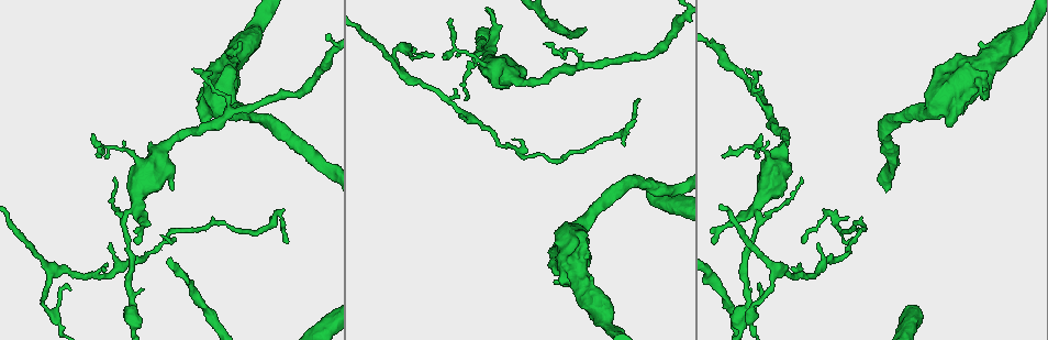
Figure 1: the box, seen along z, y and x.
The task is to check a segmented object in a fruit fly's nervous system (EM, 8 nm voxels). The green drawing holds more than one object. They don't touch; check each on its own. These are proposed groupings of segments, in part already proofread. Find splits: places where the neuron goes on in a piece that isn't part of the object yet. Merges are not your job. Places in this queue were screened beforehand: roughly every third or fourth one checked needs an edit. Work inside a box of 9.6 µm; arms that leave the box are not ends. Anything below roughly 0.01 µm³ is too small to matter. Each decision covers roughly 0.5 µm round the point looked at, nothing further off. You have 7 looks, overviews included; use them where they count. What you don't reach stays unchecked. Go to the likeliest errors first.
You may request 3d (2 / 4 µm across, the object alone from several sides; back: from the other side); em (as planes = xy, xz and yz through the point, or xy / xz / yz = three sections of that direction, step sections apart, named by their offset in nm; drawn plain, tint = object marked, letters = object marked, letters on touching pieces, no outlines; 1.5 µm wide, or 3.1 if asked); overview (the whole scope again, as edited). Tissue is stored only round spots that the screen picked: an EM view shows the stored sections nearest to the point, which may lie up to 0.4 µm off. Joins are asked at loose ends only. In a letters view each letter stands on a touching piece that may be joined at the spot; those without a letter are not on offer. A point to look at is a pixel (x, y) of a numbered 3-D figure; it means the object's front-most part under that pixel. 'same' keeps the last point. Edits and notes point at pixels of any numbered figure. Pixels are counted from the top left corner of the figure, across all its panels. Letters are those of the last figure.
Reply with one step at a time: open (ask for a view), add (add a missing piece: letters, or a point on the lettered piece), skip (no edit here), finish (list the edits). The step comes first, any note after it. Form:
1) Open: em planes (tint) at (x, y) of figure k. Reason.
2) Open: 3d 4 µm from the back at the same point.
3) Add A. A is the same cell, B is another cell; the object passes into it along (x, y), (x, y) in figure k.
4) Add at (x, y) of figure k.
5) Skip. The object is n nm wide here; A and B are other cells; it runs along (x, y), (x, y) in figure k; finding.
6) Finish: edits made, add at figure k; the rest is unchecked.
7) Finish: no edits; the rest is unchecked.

Open: em planes (letters) at (286, 242) of figure 1. Branch stops here.

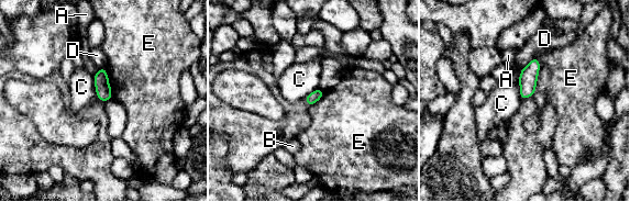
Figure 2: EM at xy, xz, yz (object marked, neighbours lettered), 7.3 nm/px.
Skip. A, B, C, D and E are other cells; a border runs along (91, 76), (95, 93), (99, 99) in figure 2; no lettered piece goes on from it.

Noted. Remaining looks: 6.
Open: em planes (tint) at (421, 54) of figure 1. Branch stops here.

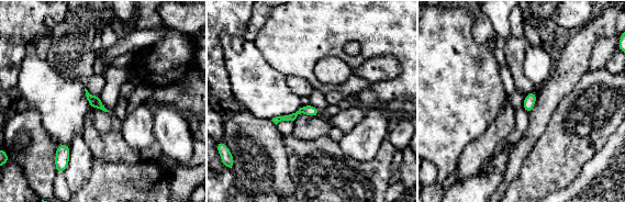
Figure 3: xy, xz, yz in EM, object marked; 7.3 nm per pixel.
Open: em planes (letters) at the same point. What lies round it.

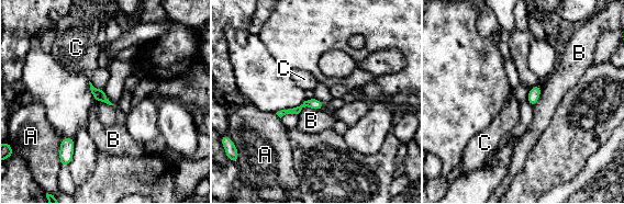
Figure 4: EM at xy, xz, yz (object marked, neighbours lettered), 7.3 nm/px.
Skip. A, B and C are other cells; none of them fits.

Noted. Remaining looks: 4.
Open: 3d 2 µm at (748, 70) of figure 1. An open end.

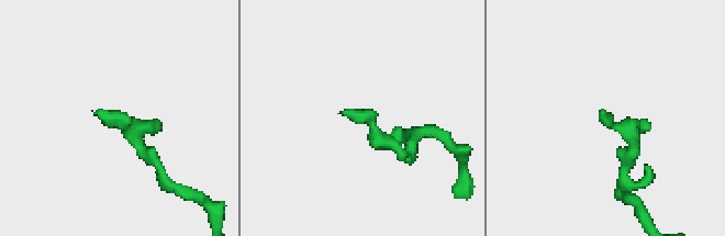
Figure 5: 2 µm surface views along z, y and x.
Open: em planes (letters) at (603, 109) of figure 5.

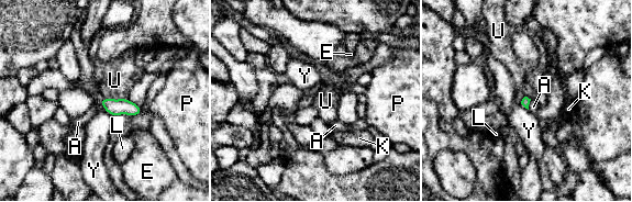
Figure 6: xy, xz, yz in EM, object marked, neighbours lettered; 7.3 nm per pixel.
Skip. A, E, K, L, P, U and Y are other cells; a border runs along (103, 97), (126, 99) in figure 6; no lettered piece goes on from it.

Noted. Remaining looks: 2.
Finish: no edits; the rest is unchecked.

